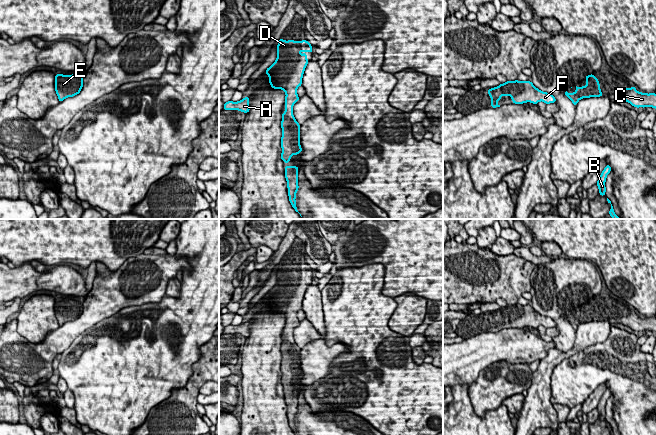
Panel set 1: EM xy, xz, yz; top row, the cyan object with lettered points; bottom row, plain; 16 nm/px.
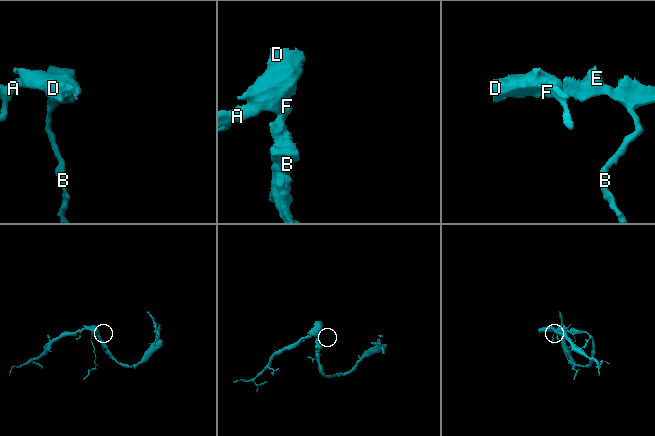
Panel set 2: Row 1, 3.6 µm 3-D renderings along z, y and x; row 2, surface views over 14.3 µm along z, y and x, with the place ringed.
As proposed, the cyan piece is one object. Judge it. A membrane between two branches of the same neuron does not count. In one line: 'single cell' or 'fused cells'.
single cell

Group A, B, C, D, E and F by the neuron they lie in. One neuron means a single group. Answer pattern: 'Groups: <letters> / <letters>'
Groups: A B C D E F

